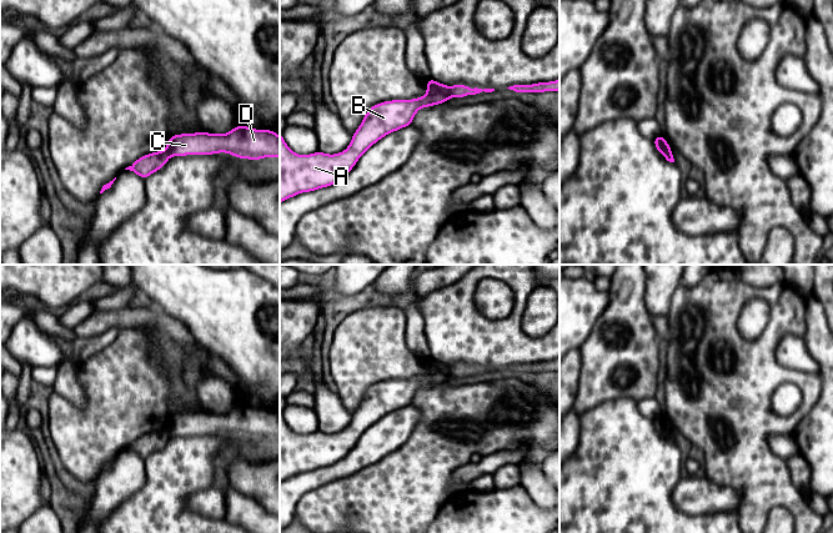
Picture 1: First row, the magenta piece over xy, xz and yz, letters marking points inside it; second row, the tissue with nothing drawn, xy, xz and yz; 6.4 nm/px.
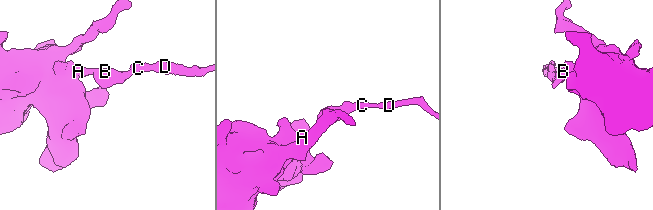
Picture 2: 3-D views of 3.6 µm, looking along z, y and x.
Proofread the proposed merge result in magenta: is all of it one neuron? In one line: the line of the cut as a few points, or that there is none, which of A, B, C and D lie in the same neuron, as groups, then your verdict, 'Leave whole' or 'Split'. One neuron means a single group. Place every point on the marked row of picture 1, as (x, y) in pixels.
Split along xz (447, 86), (451, 95). Groups: A B / C D. Split

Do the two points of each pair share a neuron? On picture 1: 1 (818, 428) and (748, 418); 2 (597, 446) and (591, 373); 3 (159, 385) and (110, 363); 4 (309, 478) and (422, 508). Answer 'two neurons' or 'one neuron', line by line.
1: two neurons
2: two neurons
3: one neuron
4: two neurons

